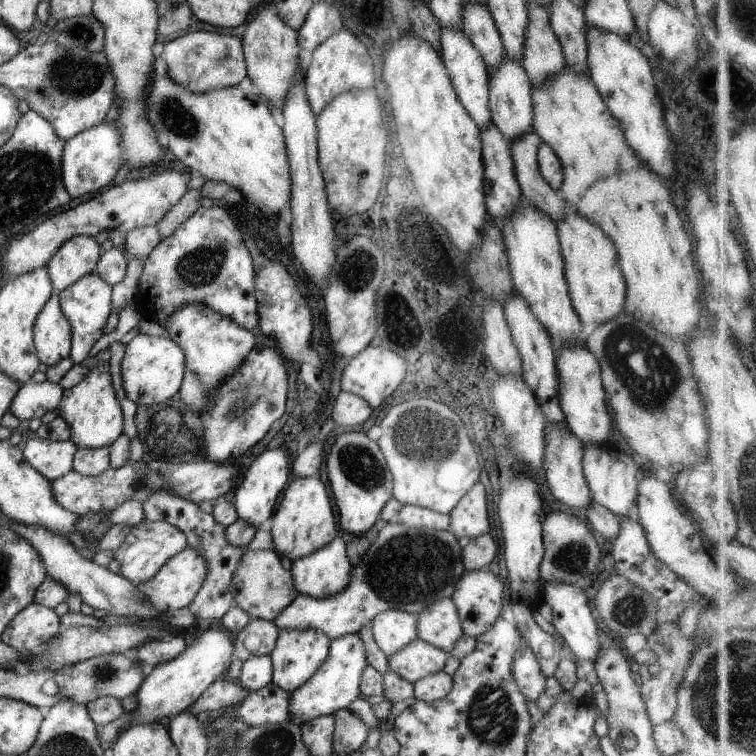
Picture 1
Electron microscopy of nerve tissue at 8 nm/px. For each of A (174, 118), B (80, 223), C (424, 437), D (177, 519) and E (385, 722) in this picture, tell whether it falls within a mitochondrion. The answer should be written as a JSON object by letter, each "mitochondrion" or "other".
{"A":"mitochondrion","B":"other","C":"mitochondrion","D":"other","E":"other"}

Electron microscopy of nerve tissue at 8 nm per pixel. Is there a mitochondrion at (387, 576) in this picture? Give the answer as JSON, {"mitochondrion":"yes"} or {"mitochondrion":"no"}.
{"mitochondrion":"yes"}

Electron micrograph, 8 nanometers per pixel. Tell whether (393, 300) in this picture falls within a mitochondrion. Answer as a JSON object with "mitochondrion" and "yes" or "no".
{"mitochondrion":"no"}

